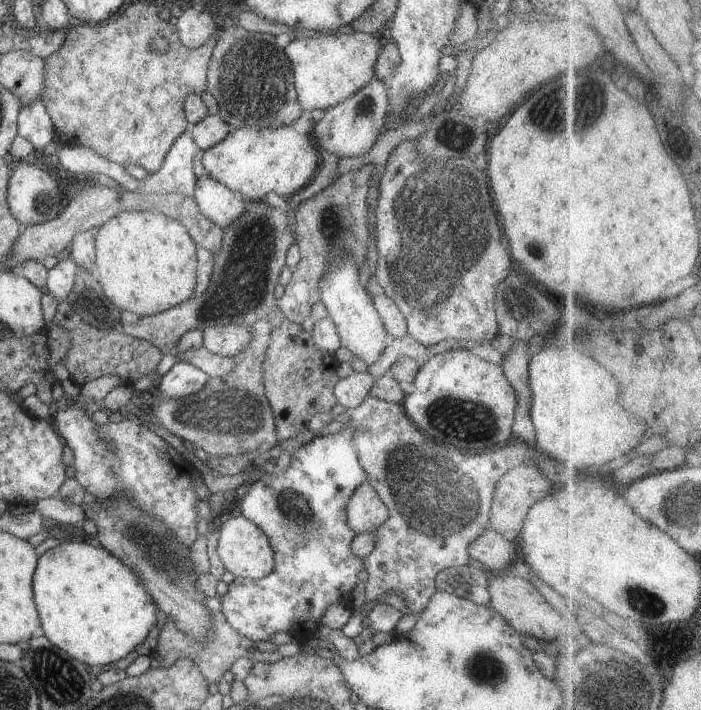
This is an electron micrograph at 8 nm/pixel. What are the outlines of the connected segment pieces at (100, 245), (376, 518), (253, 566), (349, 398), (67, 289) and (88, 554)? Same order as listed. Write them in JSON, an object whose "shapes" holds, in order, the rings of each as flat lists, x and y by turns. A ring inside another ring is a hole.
{"shapes":[[[124,211,115,212,114,218,107,221,100,230,98,235,95,236,95,246,97,254,95,257,95,266,97,269,97,277,100,285,103,287,104,295,115,305,118,310,129,311,139,316,151,316,163,311,169,310,174,306,183,304,185,301,189,301,193,297,193,293,197,284,197,259,196,252,197,246,192,241,192,238,188,235,186,228,179,224,176,220,162,215,161,213,154,213,151,211]],[[362,484,349,499,346,506,348,527,356,534,374,533,389,518,389,509,378,497,370,484]],[[230,516,219,525,218,557,234,577,256,582,274,571,275,561,269,539,256,524,242,516]],[[368,372,353,373,348,378,342,378,334,386,333,394,337,404,346,409,358,407,367,397,375,384,376,378]],[[60,257,58,264,52,270,47,270,44,291,50,292,58,301,67,301,81,270,71,258]],[[62,541,39,557,33,575,33,600,46,639,89,668,113,666,134,651,157,624,158,608,138,581,137,575,104,548,84,542]]]}

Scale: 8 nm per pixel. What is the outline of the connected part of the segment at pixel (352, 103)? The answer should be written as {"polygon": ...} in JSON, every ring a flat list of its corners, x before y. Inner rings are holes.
{"polygon":[[377,77,341,104,328,108,323,118,310,129,317,146,336,153,340,158,358,157,368,153,383,132,389,118,389,86]]}

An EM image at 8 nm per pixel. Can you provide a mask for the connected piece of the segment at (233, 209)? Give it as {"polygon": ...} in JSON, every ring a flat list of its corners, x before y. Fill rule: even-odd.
{"polygon":[[210,175,197,178,192,197,203,216,220,227,228,227,247,211,248,203,242,194,229,190]]}

